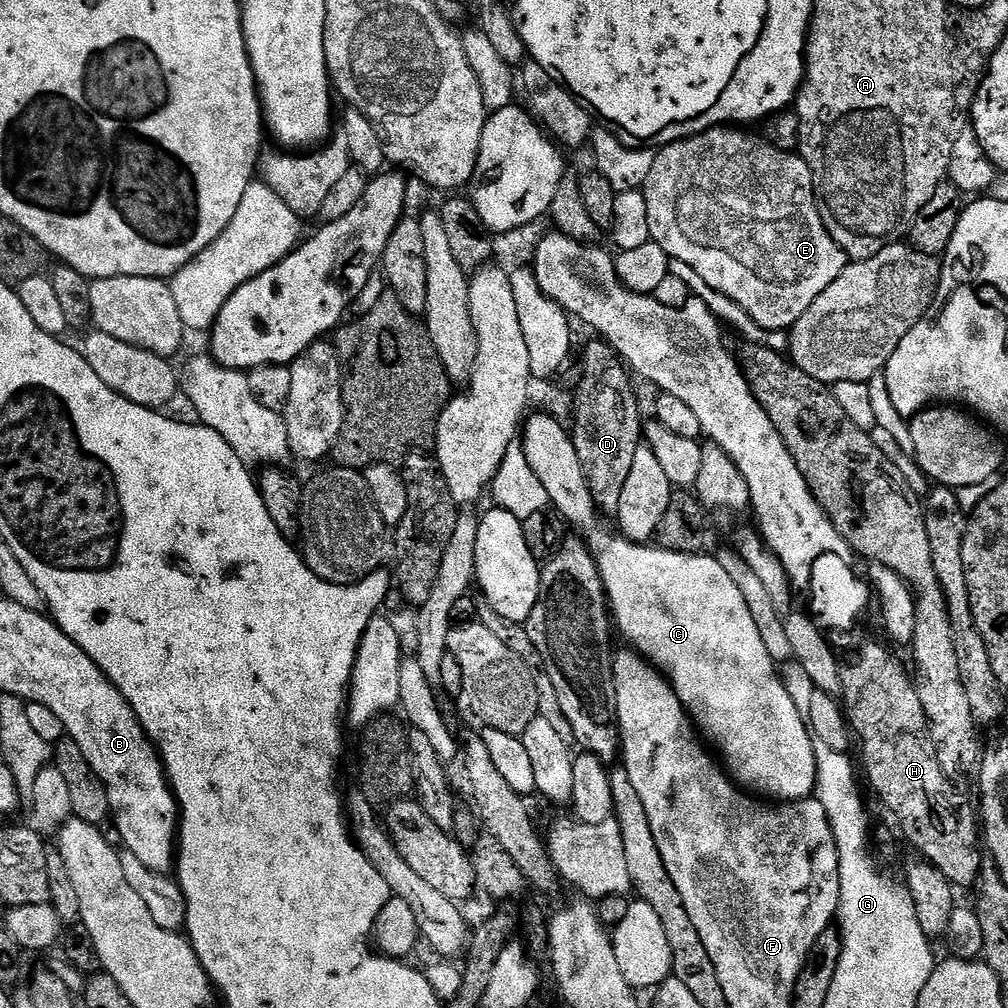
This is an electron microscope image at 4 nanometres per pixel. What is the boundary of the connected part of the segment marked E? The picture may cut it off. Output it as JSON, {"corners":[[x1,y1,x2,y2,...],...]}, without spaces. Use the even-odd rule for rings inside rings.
{"corners":[[736,126,711,128,702,134,679,140,659,149,655,153,654,166,651,167,650,176,646,178,642,191,650,217,651,243,662,246,662,250,666,250,666,254,671,259,686,262,689,273,693,277,697,276,705,284,705,289,718,292,726,299,733,300,738,306,742,306,742,310,746,310,746,314,750,314,750,318,754,318,758,326,767,328,770,332,778,332,791,329,792,325,798,322,798,318,802,318,802,314,810,310,814,298,818,298,818,294,822,294,822,290,826,290,826,286,830,286,830,282,834,282,834,278,842,274,842,270,850,261,844,249,838,246,838,242,830,238,822,222,820,205,816,203,816,187,812,181,810,166,806,166,804,159,796,152,783,152,770,146,759,135,747,136,744,132,747,131]]}

